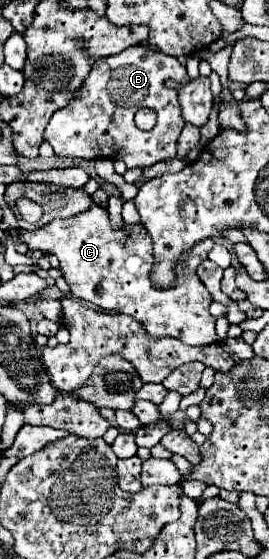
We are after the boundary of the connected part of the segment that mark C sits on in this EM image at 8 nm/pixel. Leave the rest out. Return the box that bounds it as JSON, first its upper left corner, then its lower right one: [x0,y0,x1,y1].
[16,202,218,346]

